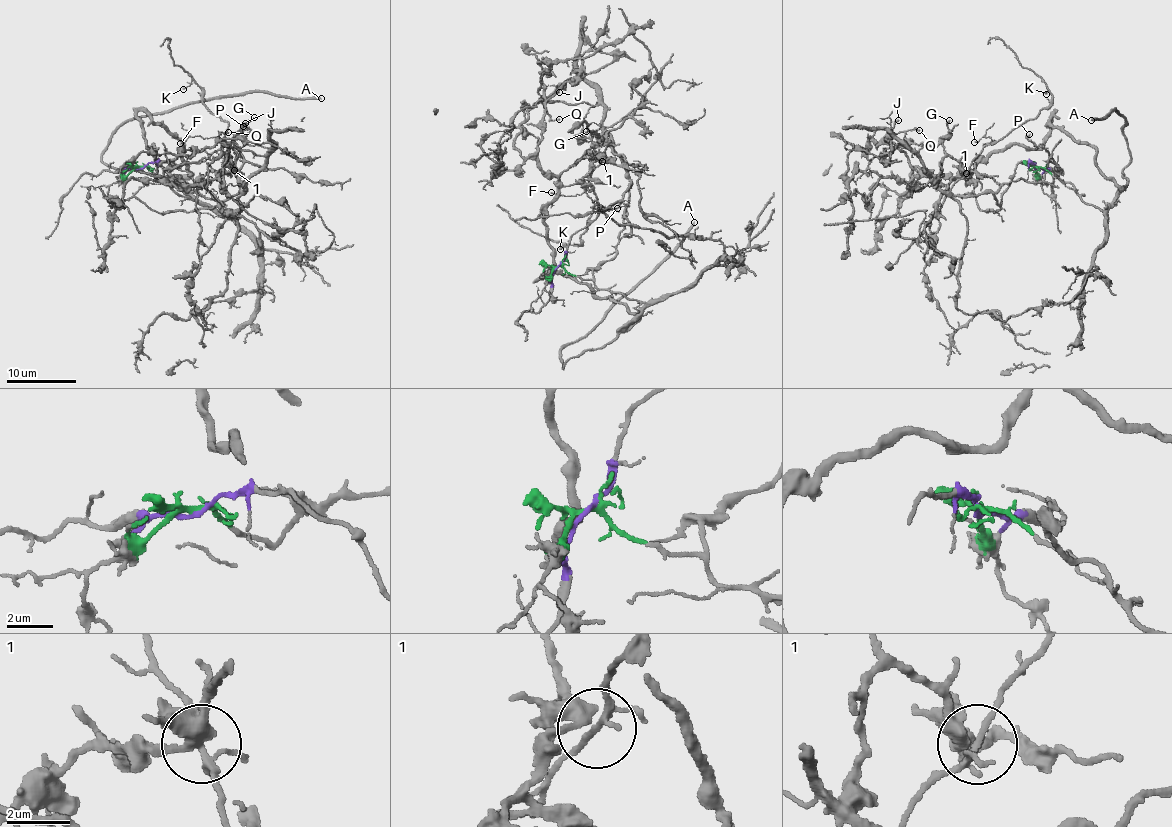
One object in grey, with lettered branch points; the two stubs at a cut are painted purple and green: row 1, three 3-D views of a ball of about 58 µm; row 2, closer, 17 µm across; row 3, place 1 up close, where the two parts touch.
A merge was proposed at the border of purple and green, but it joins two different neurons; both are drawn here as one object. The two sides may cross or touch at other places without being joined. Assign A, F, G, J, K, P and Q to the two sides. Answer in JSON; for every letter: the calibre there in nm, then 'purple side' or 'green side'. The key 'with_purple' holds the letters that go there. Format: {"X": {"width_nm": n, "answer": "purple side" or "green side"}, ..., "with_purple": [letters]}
{"A": {"width_nm": 260, "answer": "green side"}, "F": {"width_nm": 110, "answer": "purple side"}, "G": {"width_nm": 180, "answer": "green side"}, "J": {"width_nm": 160, "answer": "green side"}, "K": {"width_nm": 140, "answer": "purple side"}, "P": {"width_nm": 130, "answer": "green side"}, "Q": {"width_nm": 120, "answer": "green side"}, "with_purple": ["F", "K"]}

